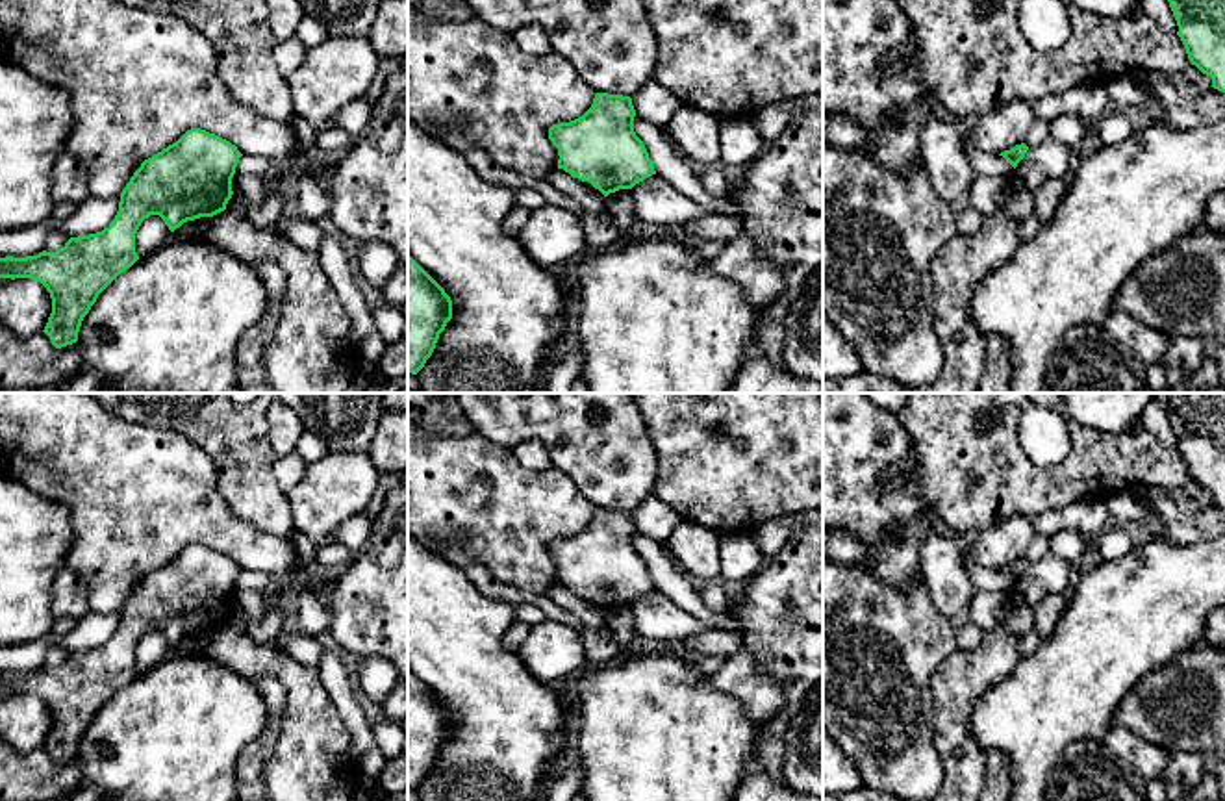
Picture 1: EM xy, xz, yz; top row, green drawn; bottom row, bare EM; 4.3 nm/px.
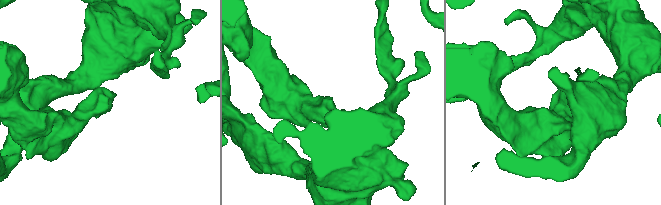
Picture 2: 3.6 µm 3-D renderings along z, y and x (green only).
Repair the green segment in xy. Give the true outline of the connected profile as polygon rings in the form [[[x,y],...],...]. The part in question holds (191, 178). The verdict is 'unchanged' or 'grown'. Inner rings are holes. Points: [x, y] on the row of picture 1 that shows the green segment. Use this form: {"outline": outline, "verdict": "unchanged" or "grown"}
{"outline": [[[200,128],[187,130],[176,143],[145,159],[120,193],[119,211],[107,228],[89,235],[70,237],[56,252],[0,258],[0,278],[32,278],[41,282],[52,299],[52,313],[44,326],[56,349],[78,341],[83,317],[98,295],[137,260],[135,234],[145,219],[159,215],[170,232],[187,221],[213,217],[226,210],[232,198],[232,178],[243,154],[230,141]]], "verdict": "unchanged"}

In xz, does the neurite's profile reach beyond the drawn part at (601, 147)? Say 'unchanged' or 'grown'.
unchanged

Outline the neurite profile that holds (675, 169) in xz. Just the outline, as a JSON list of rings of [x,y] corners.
[[[638,115],[634,117],[634,132],[643,141],[656,174],[671,182],[680,193],[697,200],[710,211],[738,215],[747,221],[745,211],[728,197],[714,197],[693,180],[691,163],[676,154],[676,148],[667,139],[665,130],[658,128]]]

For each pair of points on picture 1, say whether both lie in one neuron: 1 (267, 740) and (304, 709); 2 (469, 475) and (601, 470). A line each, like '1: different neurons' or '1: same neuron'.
1: different neurons
2: different neurons

